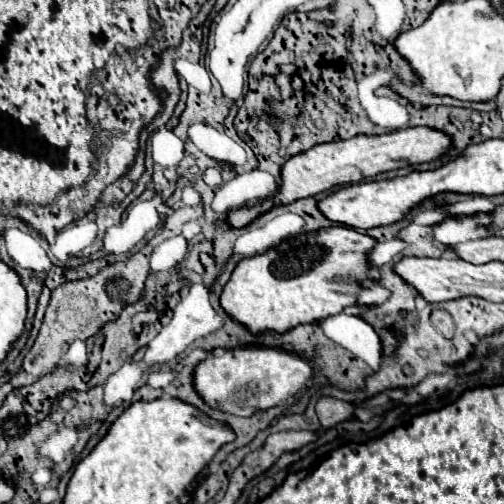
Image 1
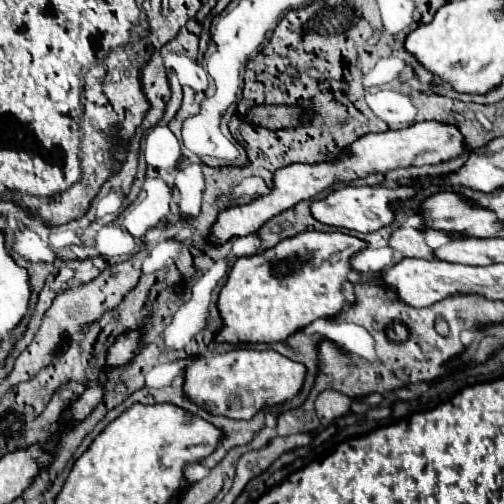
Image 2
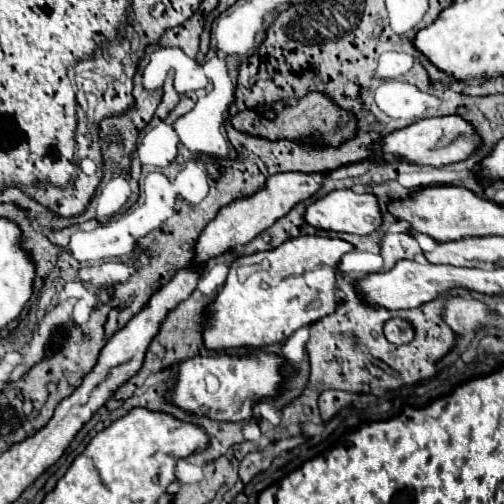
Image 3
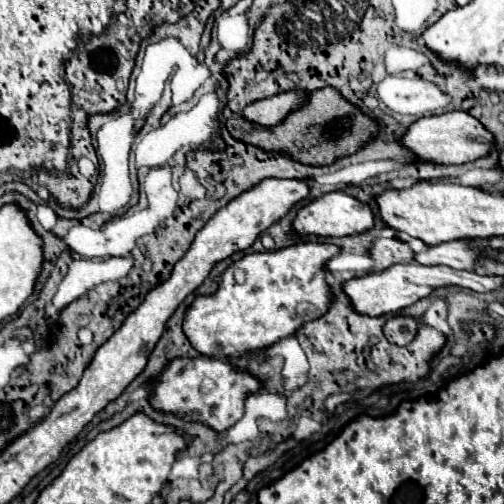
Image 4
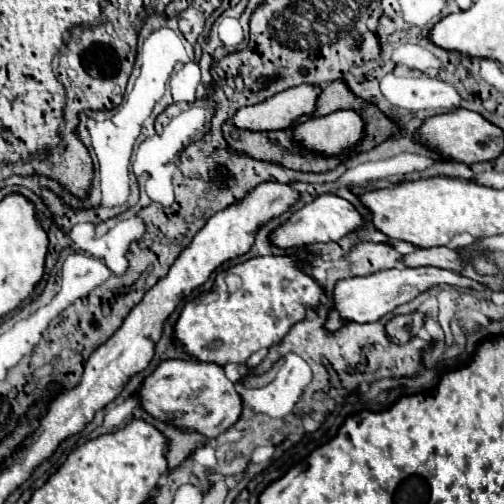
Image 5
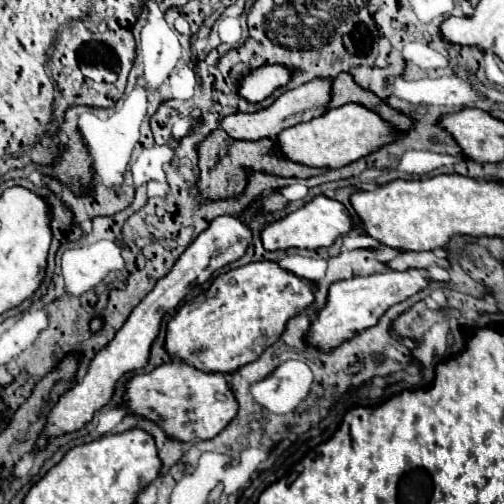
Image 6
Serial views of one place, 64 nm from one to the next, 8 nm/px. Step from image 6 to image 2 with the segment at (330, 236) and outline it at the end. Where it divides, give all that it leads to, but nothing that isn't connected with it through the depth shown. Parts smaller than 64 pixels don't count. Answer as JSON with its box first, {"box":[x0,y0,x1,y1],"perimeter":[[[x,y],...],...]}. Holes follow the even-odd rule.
{"box":[310,186,414,232],"perimeter":[[[344,186],[342,190],[334,190],[330,192],[326,198],[322,200],[314,200],[310,206],[310,212],[314,216],[314,220],[326,224],[326,226],[334,226],[334,228],[346,228],[346,230],[354,230],[354,232],[374,232],[380,230],[382,226],[388,226],[392,222],[392,212],[388,208],[388,202],[394,200],[406,200],[414,196],[414,188],[410,186],[396,186],[396,188],[384,188],[384,186]]]}

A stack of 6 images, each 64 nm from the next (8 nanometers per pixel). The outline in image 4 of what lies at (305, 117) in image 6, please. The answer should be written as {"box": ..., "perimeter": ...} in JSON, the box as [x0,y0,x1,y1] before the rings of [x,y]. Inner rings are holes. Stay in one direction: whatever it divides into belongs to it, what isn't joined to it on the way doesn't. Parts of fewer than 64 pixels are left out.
{"box":[242,92,308,128],"perimeter":[[[282,92],[280,96],[248,104],[248,108],[242,110],[242,116],[248,116],[248,120],[256,120],[256,124],[264,124],[264,128],[268,128],[268,124],[280,124],[280,120],[284,120],[284,116],[304,100],[304,96],[308,96],[308,92]]]}

